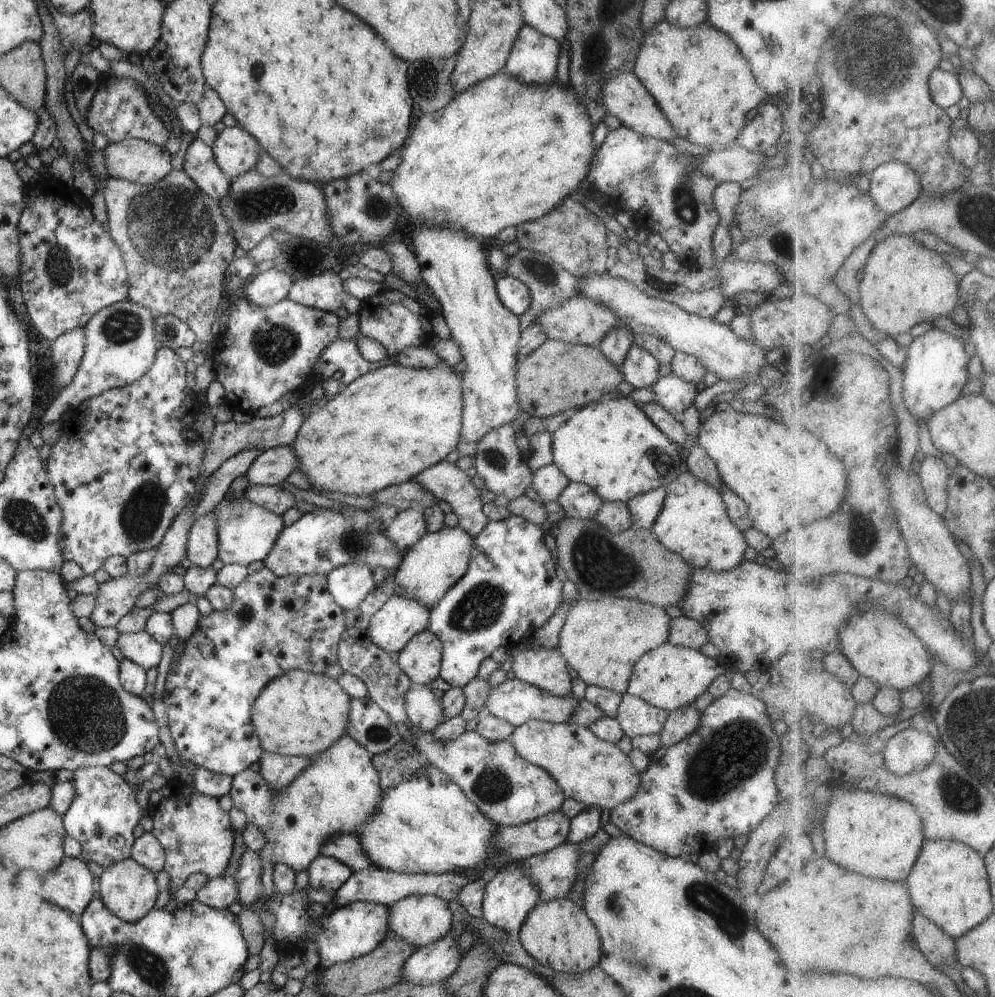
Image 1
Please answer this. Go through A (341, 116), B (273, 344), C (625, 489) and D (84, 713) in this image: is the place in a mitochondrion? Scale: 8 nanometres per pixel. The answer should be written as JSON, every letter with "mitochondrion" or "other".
{"A":"other","B":"mitochondrion","C":"other","D":"mitochondrion"}

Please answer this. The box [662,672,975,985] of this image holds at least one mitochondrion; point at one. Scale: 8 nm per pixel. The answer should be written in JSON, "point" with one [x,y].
{"point":[737,751]}

